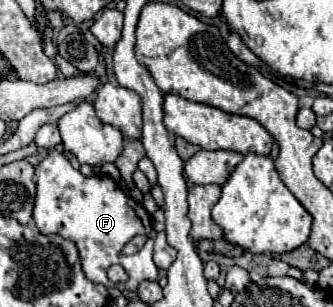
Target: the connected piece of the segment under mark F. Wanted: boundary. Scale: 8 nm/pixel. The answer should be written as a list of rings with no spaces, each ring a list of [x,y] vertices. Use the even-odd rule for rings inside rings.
[[[53,150],[37,166],[37,196],[33,208],[33,220],[41,234],[61,234],[77,244],[83,272],[91,282],[113,288],[113,282],[107,278],[107,270],[113,264],[121,264],[129,274],[129,280],[121,286],[123,290],[137,290],[143,280],[157,280],[157,266],[153,262],[153,238],[151,238],[151,216],[147,210],[125,196],[119,184],[105,174],[83,176],[75,170],[69,160]],[[137,234],[147,236],[147,244],[131,256],[125,256],[123,246]]]

